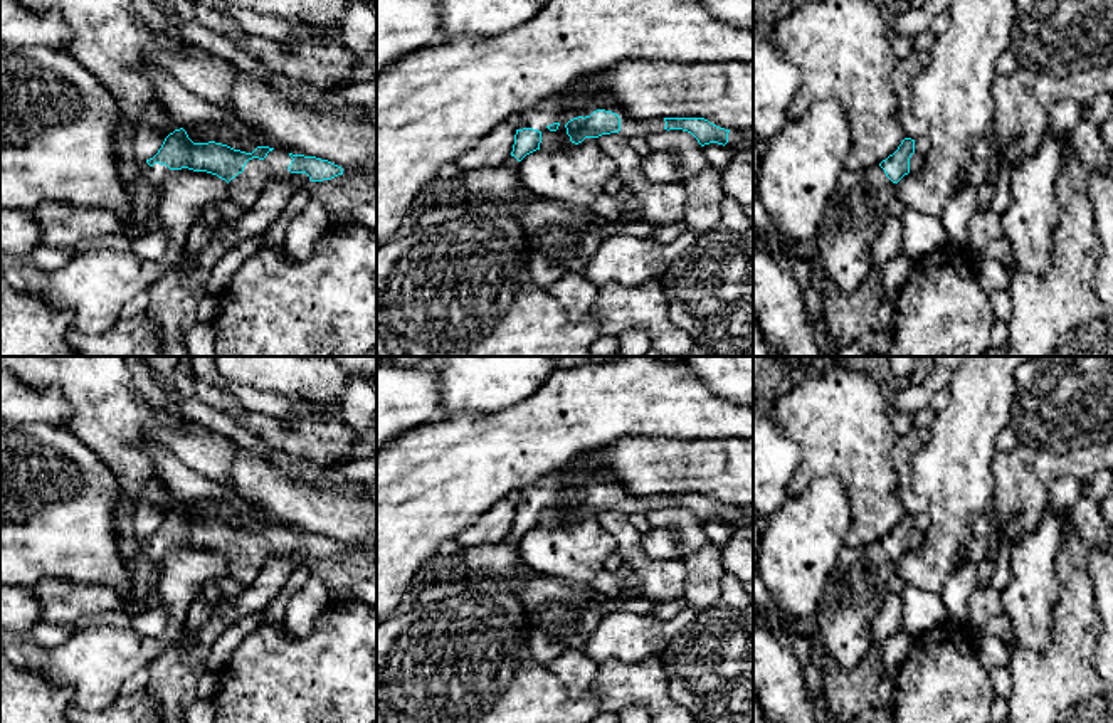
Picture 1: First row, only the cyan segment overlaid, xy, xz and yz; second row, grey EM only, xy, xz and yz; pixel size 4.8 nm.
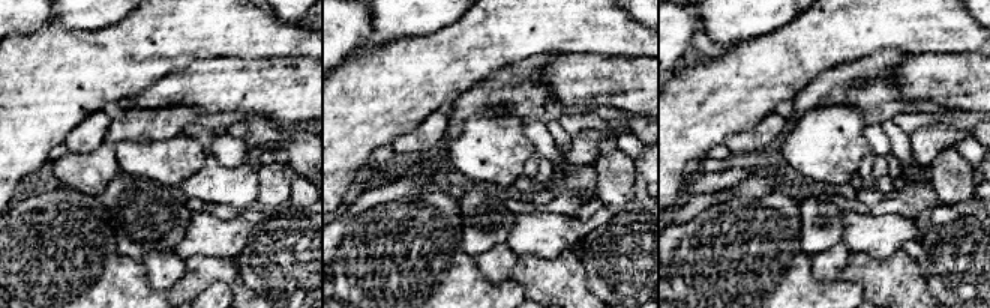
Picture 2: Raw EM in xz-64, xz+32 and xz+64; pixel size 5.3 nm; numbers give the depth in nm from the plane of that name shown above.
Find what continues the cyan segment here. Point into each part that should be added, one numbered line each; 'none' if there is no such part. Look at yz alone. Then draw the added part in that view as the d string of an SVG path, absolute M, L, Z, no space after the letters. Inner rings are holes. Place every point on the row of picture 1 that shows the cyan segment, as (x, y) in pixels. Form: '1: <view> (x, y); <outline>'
1: yz (854, 217); M879 165L857 172L844 168L817 229L814 277L832 281L844 294L852 293L871 271L873 245L894 198L896 183Z

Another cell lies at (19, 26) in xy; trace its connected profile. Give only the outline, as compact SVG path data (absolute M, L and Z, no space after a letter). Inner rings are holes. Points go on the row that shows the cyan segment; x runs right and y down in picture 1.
M0 0L0 44L42 45L64 52L71 40L72 34L57 10L35 12L18 0Z

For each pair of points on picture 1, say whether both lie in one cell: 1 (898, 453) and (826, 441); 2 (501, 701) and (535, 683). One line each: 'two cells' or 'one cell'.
1: two cells
2: one cell

